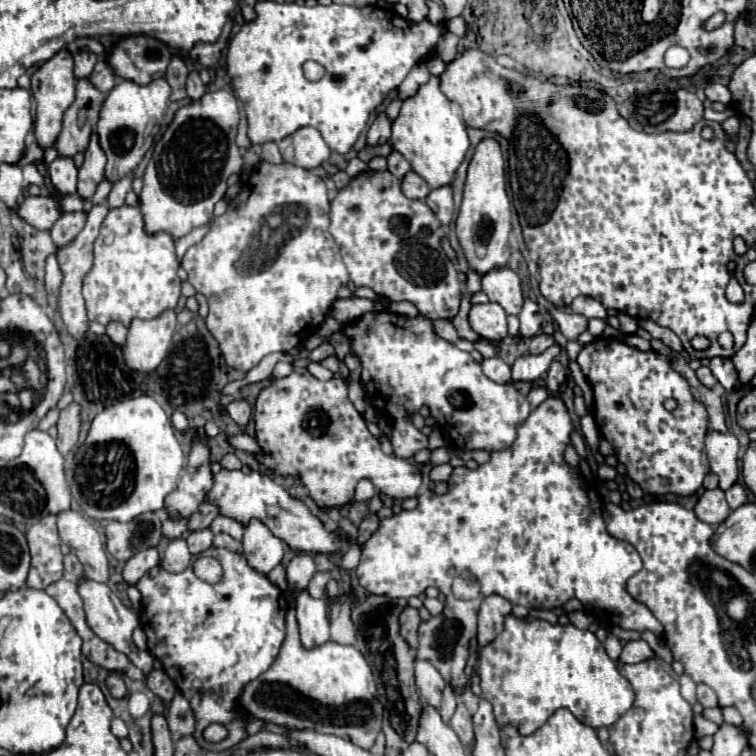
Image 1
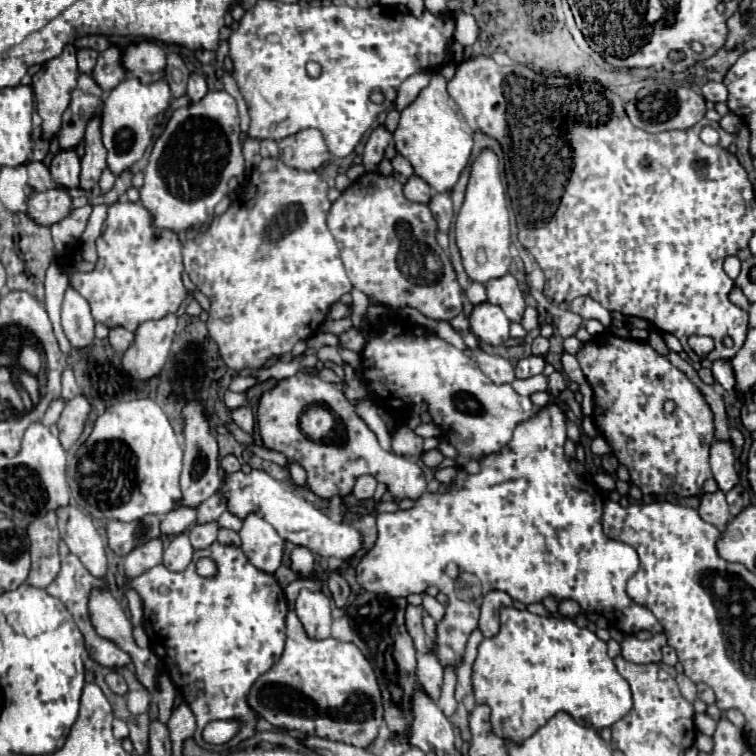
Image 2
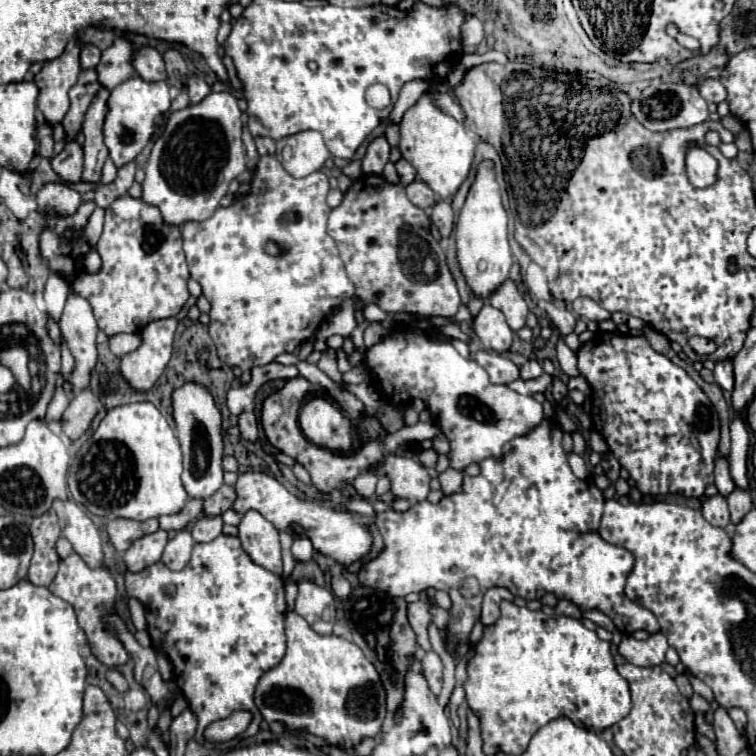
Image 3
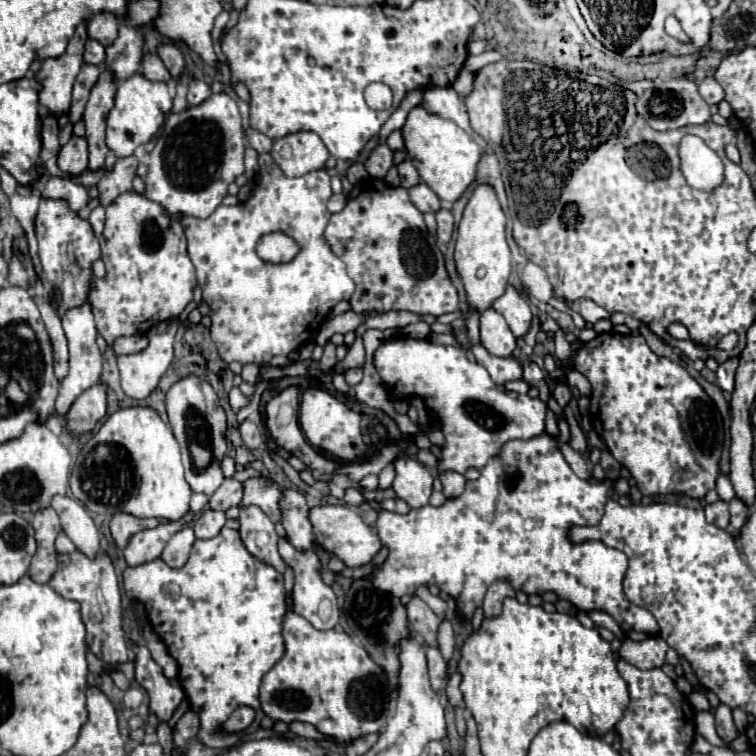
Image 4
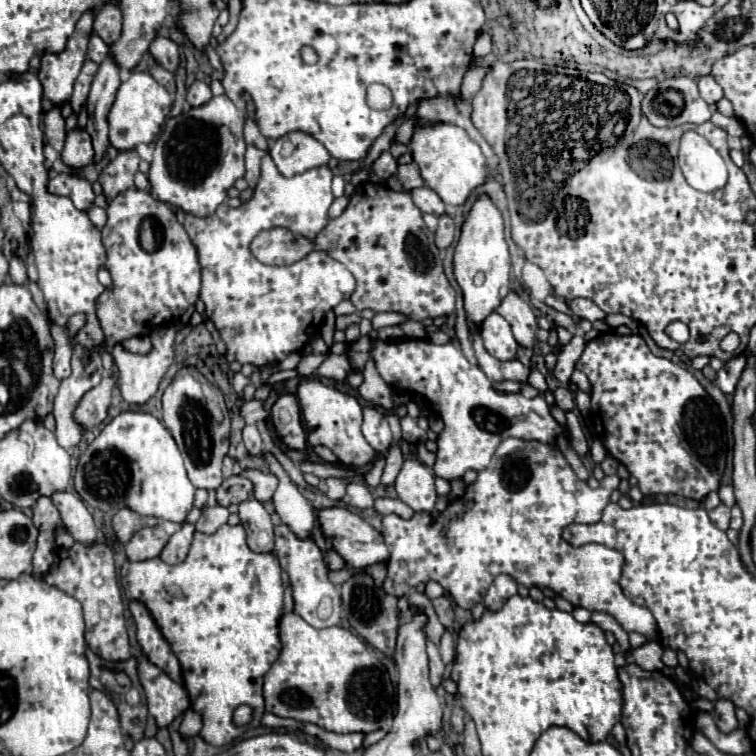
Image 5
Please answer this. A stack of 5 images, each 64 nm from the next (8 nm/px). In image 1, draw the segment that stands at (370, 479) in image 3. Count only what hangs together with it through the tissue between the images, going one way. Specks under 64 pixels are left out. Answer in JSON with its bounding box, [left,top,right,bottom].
[354,480,376,502]

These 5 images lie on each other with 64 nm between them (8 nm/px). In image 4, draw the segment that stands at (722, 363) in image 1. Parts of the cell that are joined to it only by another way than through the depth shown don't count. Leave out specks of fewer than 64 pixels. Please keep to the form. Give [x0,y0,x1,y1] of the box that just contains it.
[716,358,738,392]

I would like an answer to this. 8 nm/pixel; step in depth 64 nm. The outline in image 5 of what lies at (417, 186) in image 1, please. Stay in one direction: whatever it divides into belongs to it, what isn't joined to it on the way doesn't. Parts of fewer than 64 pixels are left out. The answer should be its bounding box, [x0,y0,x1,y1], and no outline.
[410,186,444,216]

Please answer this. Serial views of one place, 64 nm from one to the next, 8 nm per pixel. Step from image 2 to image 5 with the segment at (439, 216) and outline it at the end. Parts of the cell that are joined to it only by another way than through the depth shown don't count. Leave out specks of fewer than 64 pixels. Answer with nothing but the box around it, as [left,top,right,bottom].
[436,214,454,250]

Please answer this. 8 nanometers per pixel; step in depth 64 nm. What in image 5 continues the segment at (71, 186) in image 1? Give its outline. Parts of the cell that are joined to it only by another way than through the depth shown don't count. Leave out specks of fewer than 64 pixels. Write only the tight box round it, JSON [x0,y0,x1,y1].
[62,130,92,168]

